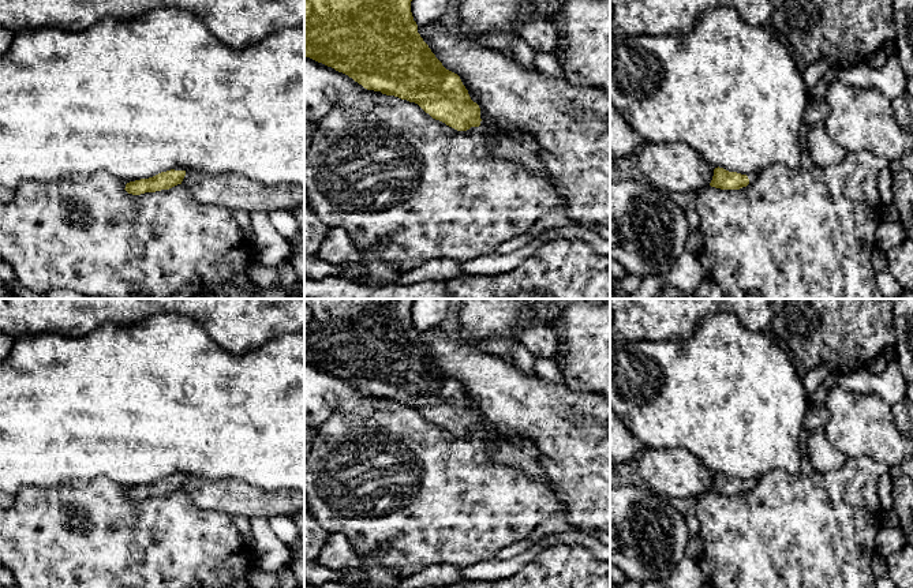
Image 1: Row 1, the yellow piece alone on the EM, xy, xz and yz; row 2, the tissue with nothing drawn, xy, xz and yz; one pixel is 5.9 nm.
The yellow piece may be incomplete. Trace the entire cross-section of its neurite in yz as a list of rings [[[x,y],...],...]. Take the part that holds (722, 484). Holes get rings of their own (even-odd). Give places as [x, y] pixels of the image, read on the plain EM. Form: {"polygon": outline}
{"polygon": [[[718,472],[714,475],[714,482],[710,491],[721,495],[740,495],[755,488],[756,484],[757,479],[741,480]]]}

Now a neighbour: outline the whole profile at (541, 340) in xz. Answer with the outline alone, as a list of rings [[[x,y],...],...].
[[[531,319],[519,330],[517,341],[521,342],[534,356],[554,362],[557,359],[558,337],[551,326]]]

